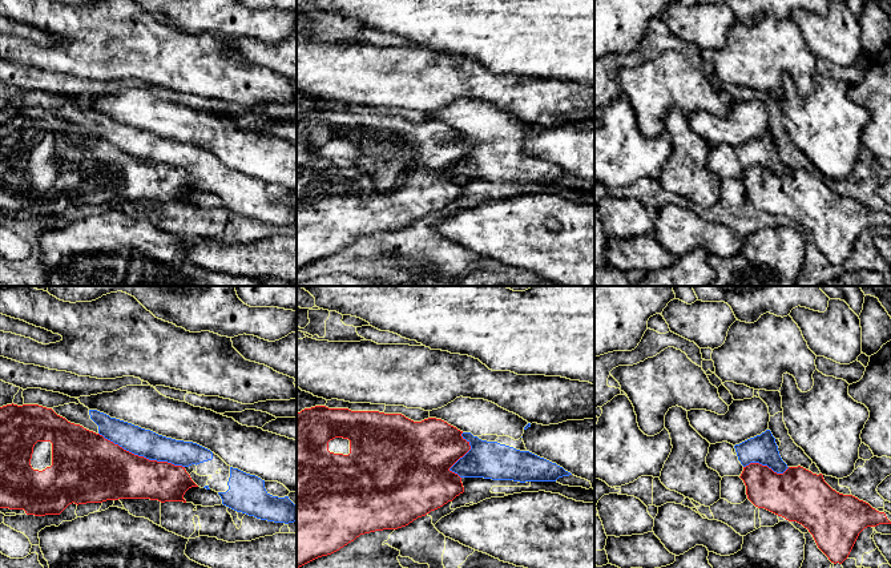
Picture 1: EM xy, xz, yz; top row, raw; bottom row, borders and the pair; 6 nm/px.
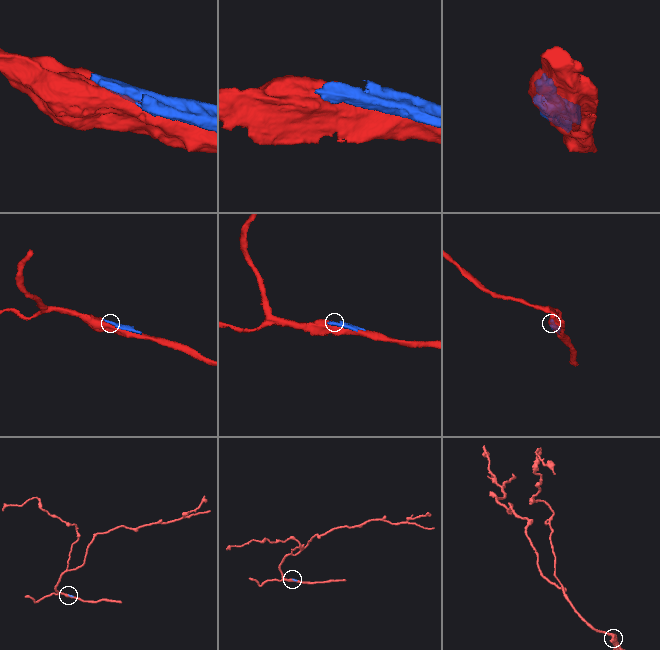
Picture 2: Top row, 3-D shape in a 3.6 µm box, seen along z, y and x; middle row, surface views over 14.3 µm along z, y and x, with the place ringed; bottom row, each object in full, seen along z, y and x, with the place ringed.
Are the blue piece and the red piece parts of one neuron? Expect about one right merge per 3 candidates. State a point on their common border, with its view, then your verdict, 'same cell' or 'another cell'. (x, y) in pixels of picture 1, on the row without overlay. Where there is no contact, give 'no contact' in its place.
contact xy (141, 157); another cell

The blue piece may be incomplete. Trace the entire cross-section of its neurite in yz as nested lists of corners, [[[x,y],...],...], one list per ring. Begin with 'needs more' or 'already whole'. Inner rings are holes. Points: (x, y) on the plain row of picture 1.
already whole; [[[770,132],[735,146],[734,150],[743,169],[750,165],[759,165],[777,176],[783,176],[789,170],[779,157],[775,140]]]

